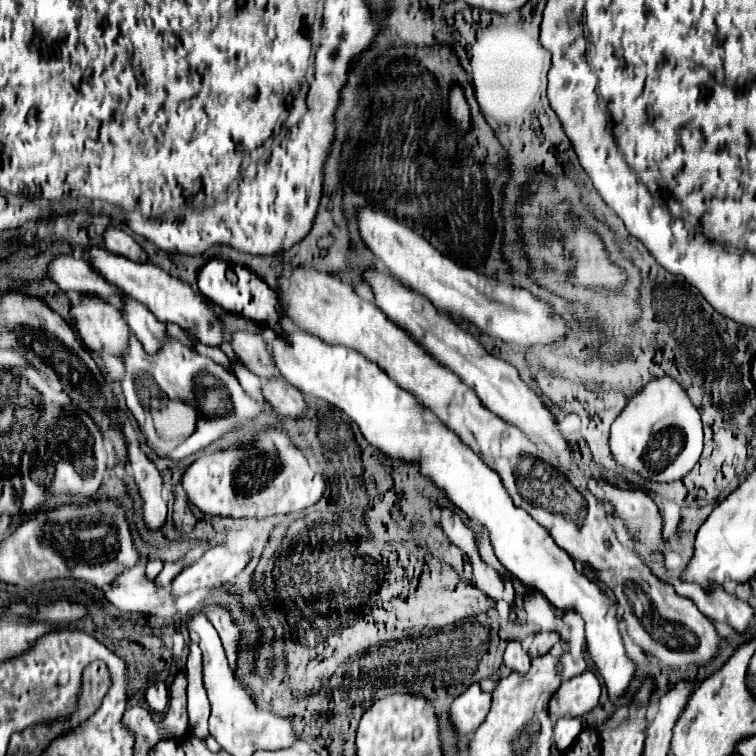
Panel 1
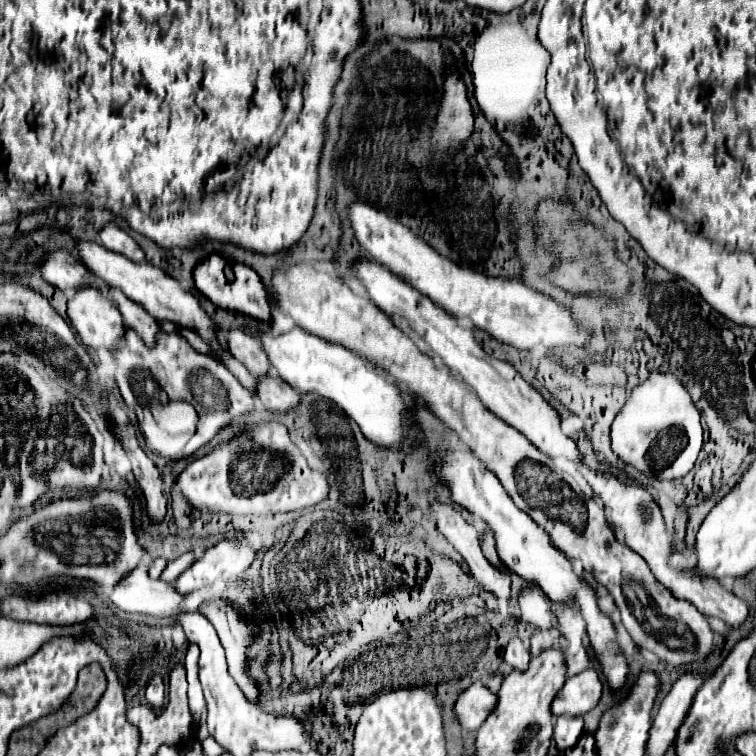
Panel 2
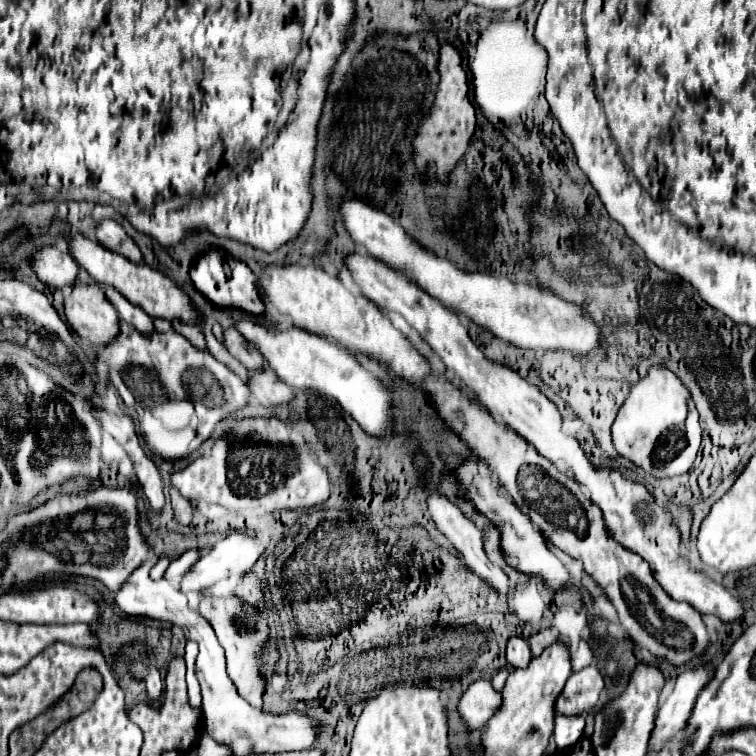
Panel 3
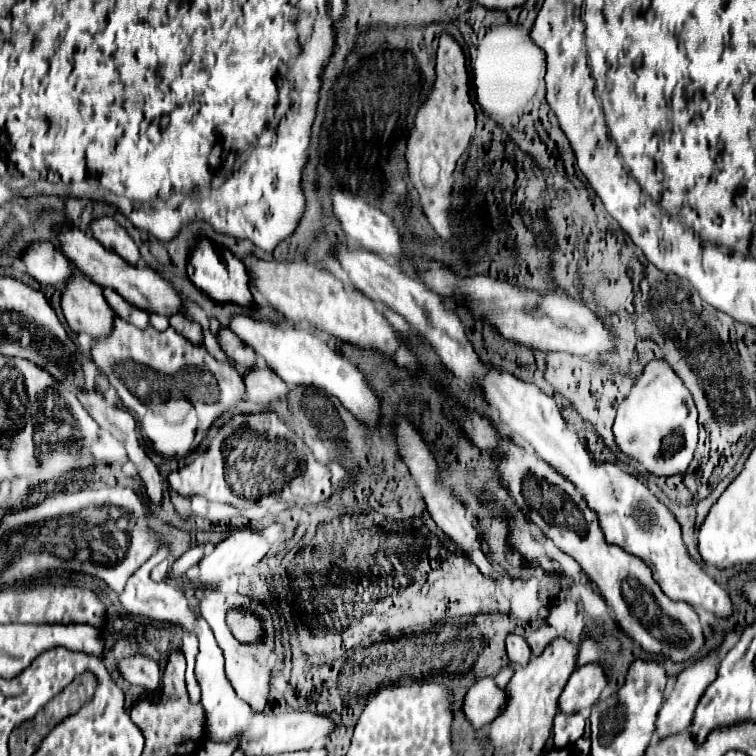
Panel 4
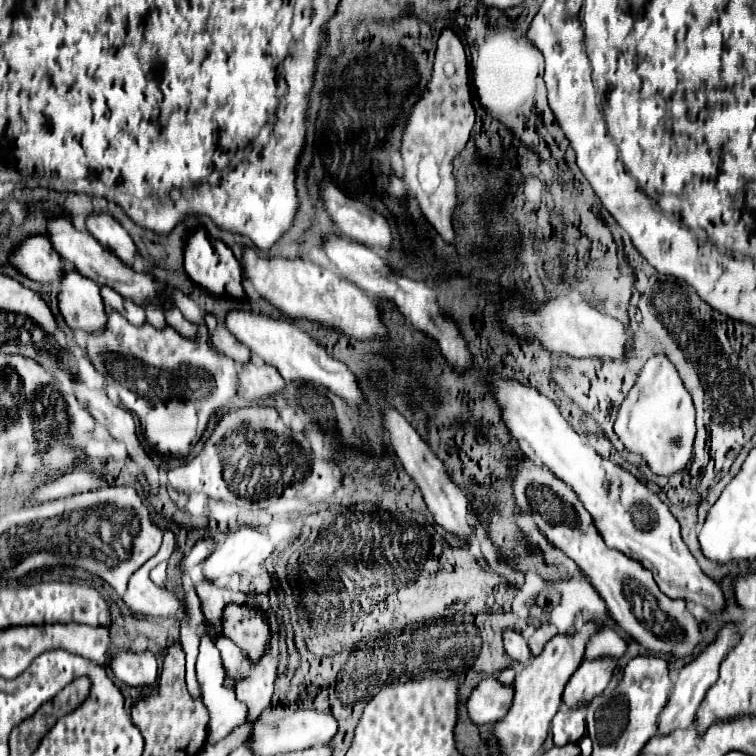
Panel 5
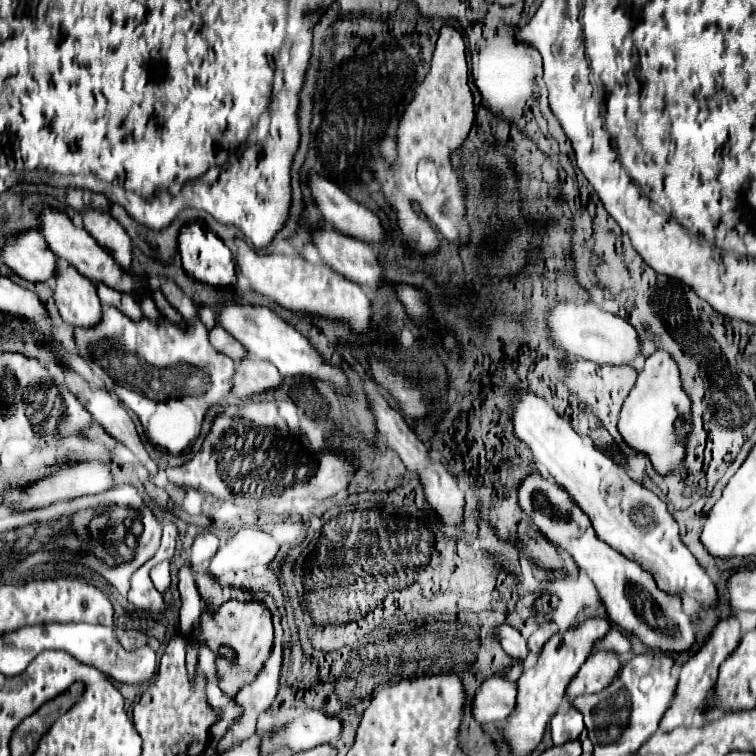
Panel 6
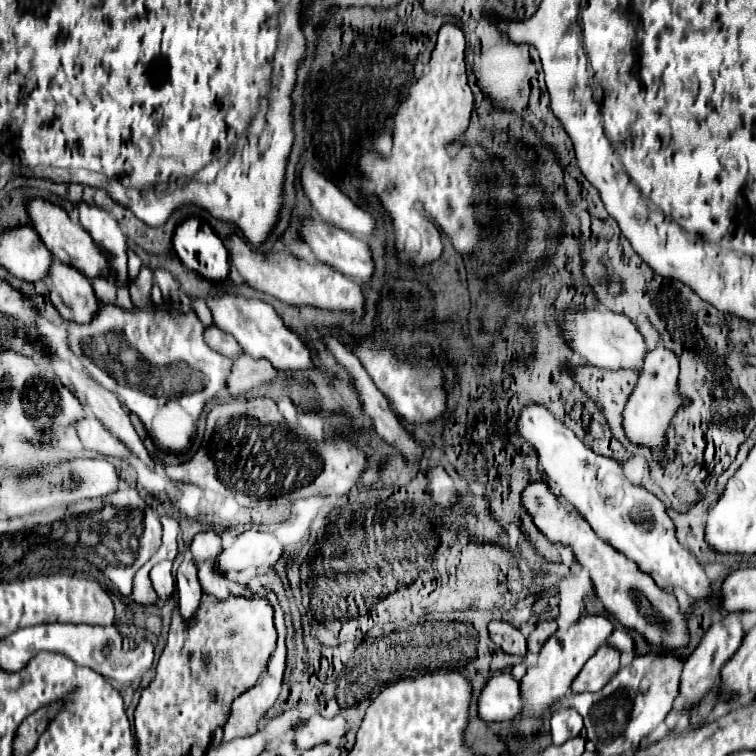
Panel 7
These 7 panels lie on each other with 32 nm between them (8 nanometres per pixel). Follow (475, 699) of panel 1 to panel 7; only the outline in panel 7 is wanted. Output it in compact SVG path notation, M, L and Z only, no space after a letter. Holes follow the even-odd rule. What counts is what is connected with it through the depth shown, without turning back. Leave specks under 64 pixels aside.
M510 672L492 676L480 694L480 718L486 722L504 722L520 718L520 712L520 682Z

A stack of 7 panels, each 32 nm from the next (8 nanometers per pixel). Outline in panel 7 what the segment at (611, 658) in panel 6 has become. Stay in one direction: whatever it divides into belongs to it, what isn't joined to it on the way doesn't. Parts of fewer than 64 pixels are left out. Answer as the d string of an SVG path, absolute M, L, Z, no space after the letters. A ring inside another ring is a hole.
M602 646L582 668L572 682L572 692L598 692L618 672L620 652L616 648Z

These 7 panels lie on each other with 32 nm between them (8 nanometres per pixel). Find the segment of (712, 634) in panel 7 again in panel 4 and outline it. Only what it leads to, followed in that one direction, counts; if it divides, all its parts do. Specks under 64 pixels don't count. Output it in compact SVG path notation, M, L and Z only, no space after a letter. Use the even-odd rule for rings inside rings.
M724 644L716 646L714 650L710 650L706 656L702 656L700 660L696 660L694 664L690 664L688 668L684 668L678 674L678 680L674 684L672 694L666 698L666 702L662 704L662 710L658 714L658 722L656 722L656 734L654 734L654 742L662 740L666 736L672 736L676 732L684 732L688 730L688 724L692 724L692 716L696 710L696 704L700 702L700 696L704 694L704 688L708 688L708 684L712 684L712 680L716 680L716 672L718 672L718 662L720 656L724 652Z

